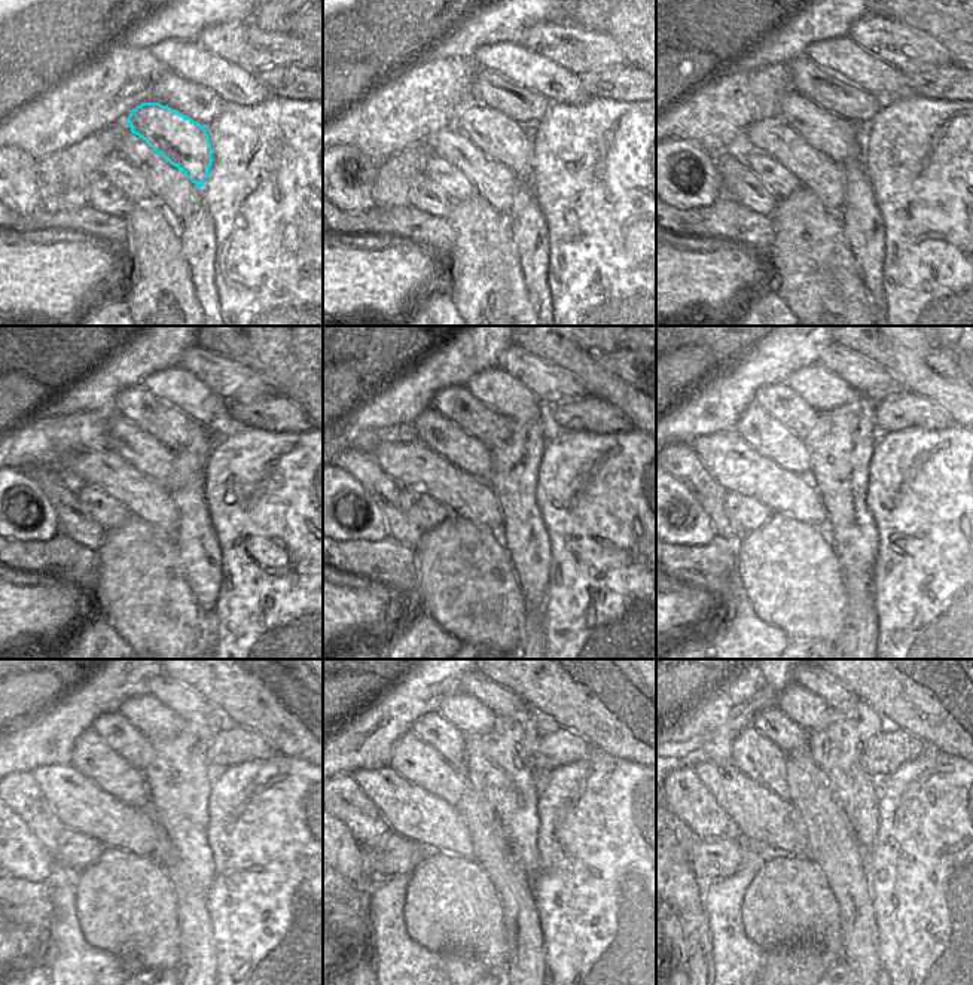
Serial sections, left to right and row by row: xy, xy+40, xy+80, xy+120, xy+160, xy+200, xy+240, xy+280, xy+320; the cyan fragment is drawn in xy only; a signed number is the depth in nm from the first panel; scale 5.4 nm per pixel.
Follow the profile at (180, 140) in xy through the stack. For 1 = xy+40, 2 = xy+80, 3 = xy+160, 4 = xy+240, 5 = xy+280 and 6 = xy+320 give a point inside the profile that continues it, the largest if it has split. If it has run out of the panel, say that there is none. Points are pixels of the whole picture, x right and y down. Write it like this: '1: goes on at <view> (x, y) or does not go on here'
1: goes on at xy+40 (505, 140)
2: goes on at xy+80 (839, 140)
3: goes on at xy+160 (442, 436)
4: goes on at xy+240 (92, 758)
5: goes on at xy+280 (414, 759)
6: goes on at xy+320 (756, 758)

